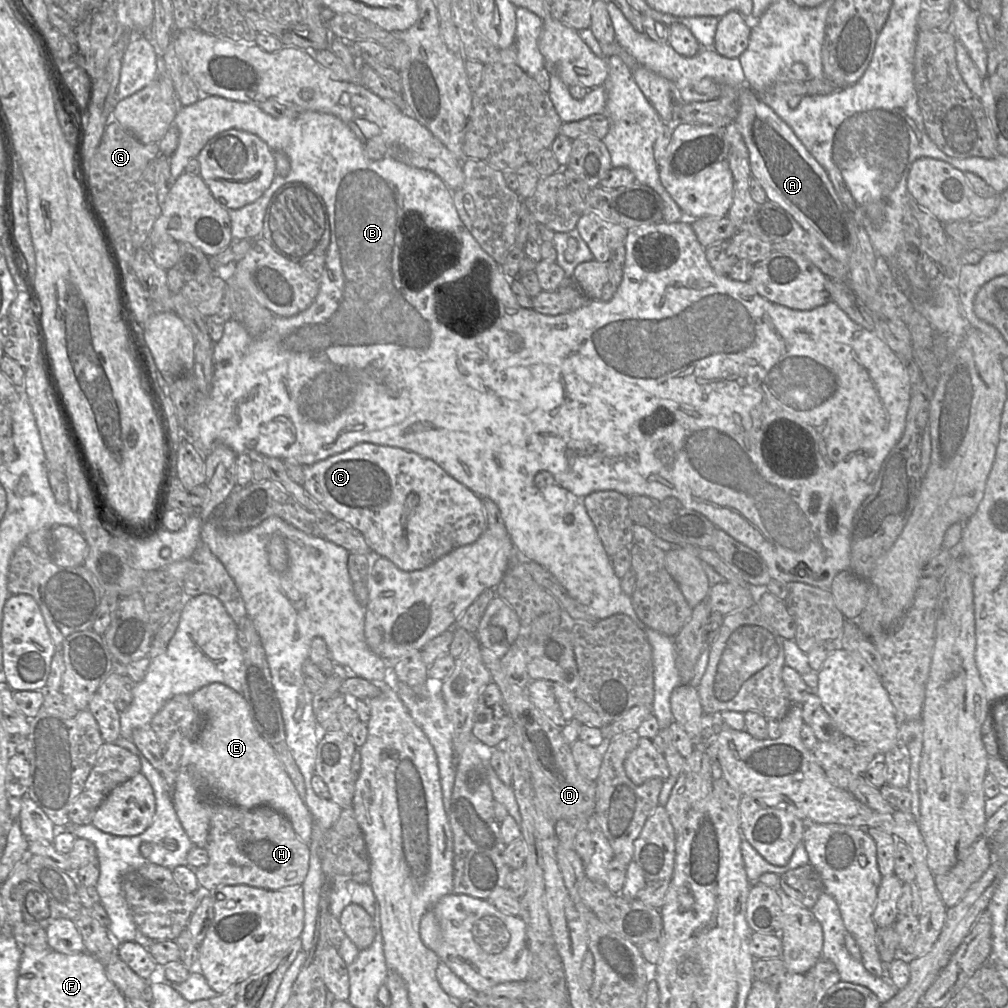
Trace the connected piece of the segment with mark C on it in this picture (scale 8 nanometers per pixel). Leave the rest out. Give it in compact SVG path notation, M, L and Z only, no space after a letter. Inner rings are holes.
M360 444L303 467L303 487L306 492L332 517L358 530L373 553L389 559L403 571L418 571L430 566L455 548L475 542L487 528L485 508L479 495L454 479L434 460L406 448L383 444Z

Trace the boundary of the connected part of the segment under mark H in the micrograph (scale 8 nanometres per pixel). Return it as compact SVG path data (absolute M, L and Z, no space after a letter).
M212 801L205 849L209 861L195 869L195 873L199 884L208 890L237 884L280 890L302 885L309 870L309 845L298 837L285 816L268 805L245 809L228 802Z

